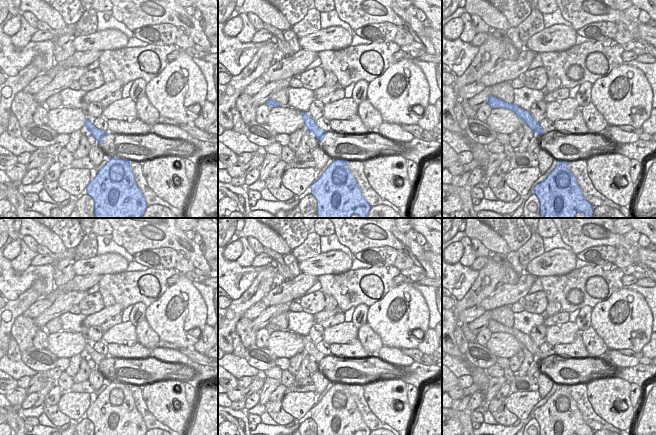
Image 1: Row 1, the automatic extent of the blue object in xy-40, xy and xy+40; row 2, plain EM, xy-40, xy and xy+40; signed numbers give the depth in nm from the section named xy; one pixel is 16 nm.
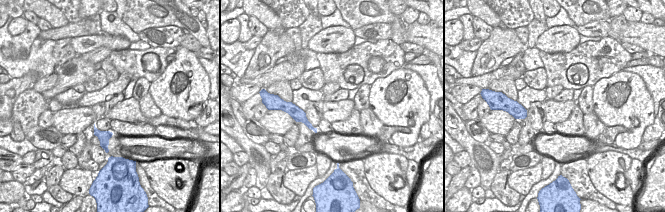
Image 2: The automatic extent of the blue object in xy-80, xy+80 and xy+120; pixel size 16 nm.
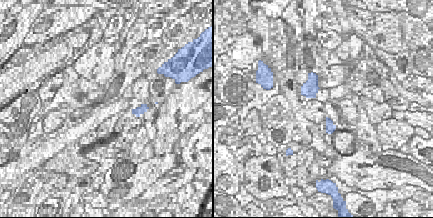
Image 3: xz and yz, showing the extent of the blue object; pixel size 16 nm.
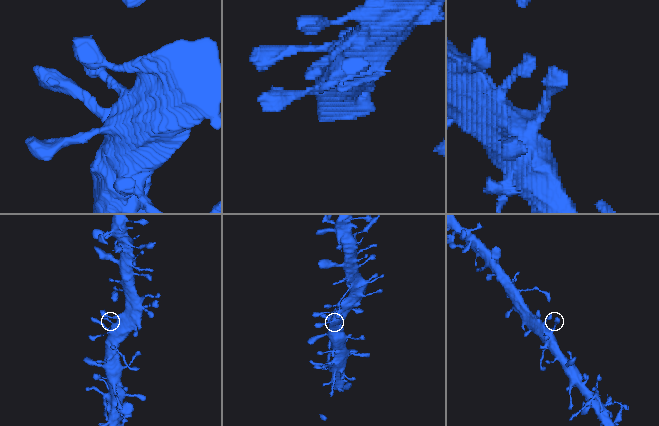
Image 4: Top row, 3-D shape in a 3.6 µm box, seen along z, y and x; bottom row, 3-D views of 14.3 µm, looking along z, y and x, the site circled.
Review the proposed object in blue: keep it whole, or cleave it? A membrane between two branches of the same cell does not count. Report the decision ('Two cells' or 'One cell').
One cell

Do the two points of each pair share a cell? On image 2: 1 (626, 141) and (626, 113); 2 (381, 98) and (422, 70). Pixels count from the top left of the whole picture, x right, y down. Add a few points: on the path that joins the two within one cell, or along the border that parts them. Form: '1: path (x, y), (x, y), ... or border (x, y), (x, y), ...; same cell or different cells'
1: path (636, 131), (642, 122), (640, 116), (636, 113); same cell
2: border (403, 67), (413, 70), (421, 78), (429, 93); different cells

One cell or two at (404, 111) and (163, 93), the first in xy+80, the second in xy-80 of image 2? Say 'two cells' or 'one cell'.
one cell

